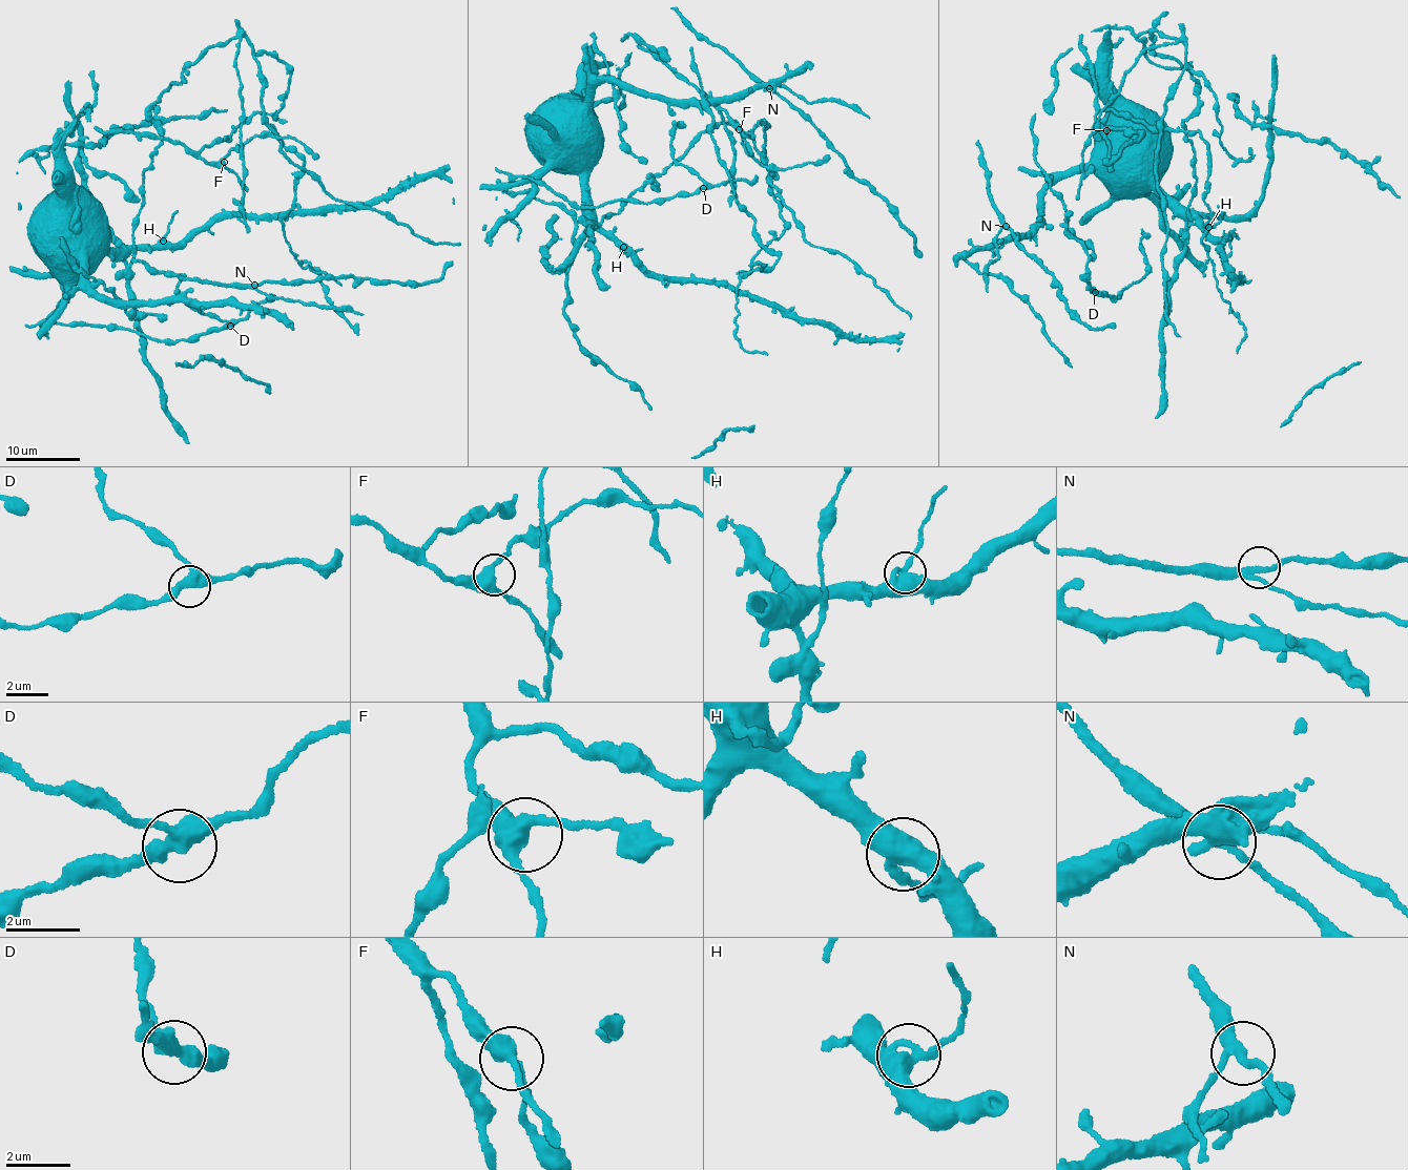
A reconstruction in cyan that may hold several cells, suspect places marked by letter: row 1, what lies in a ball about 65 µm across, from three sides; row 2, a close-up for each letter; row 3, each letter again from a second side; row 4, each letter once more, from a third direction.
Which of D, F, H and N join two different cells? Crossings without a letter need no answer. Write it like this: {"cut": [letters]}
{"cut": []}

